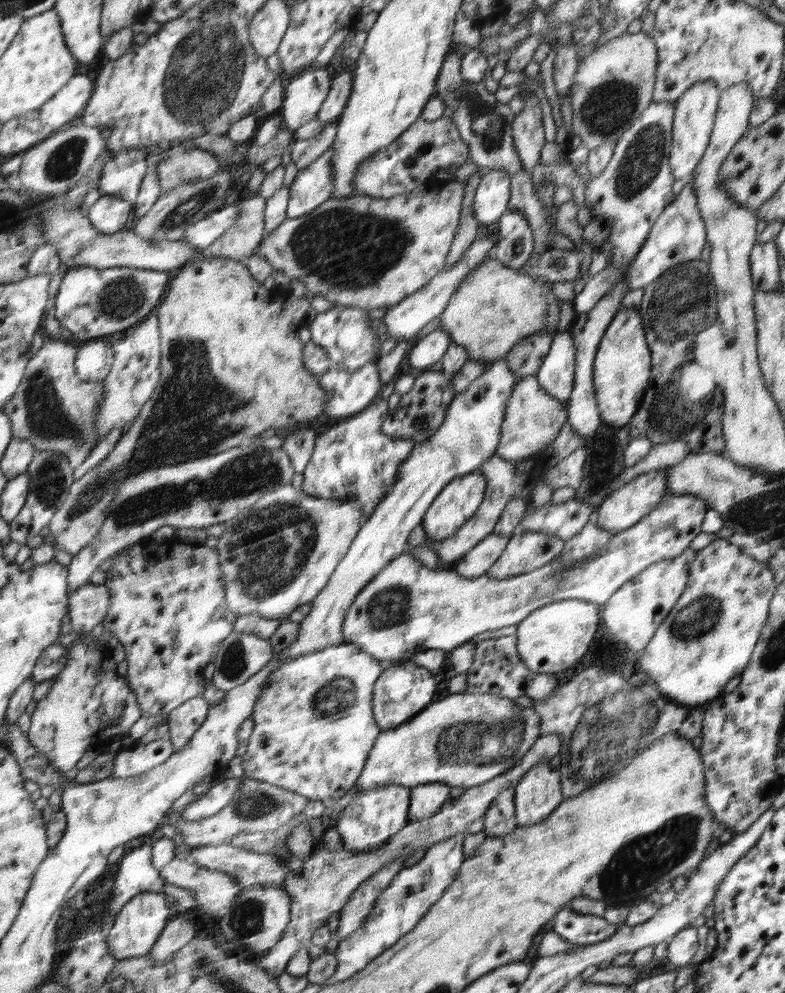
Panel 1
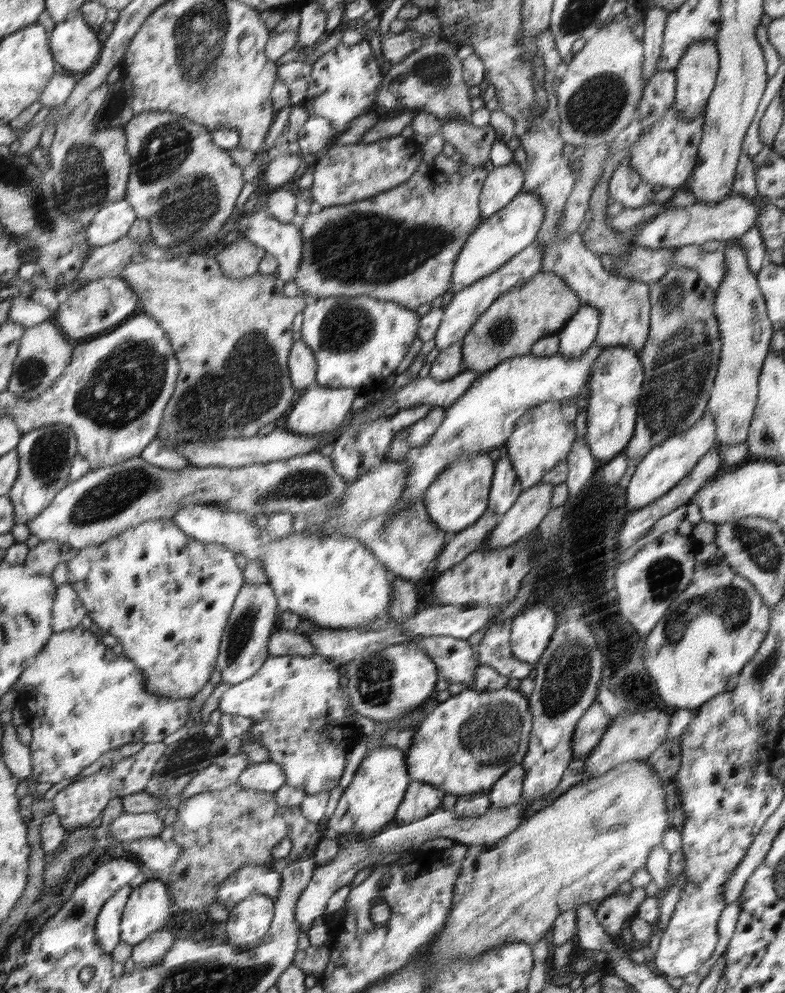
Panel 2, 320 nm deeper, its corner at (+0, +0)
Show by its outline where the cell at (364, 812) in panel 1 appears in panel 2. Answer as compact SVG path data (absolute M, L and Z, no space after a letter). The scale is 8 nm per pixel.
M382 747L368 749L350 786L344 790L328 821L330 834L358 834L362 839L367 839L381 833L392 823L396 809L404 800L411 781L408 780L408 775L404 754L400 749Z

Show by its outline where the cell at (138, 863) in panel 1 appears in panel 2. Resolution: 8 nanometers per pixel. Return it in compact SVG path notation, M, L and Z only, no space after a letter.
M132 884L121 888L107 903L99 916L97 939L108 954L122 943L122 923L125 917L131 894L134 892Z

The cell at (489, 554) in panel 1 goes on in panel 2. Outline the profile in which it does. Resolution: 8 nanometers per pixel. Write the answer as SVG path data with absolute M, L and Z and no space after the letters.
M538 483L521 491L514 504L501 515L500 522L491 530L484 550L508 547L536 529L551 508L553 487L548 483Z

